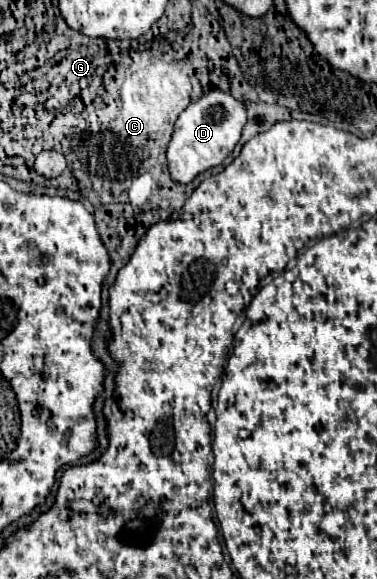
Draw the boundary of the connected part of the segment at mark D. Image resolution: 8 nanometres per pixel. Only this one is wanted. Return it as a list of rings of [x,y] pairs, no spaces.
[[[213,89],[207,95],[203,95],[199,101],[191,103],[179,115],[173,137],[167,147],[167,167],[171,179],[181,185],[189,185],[199,173],[221,165],[233,153],[245,121],[247,121],[247,113],[243,103],[239,103],[235,97],[219,89]]]

